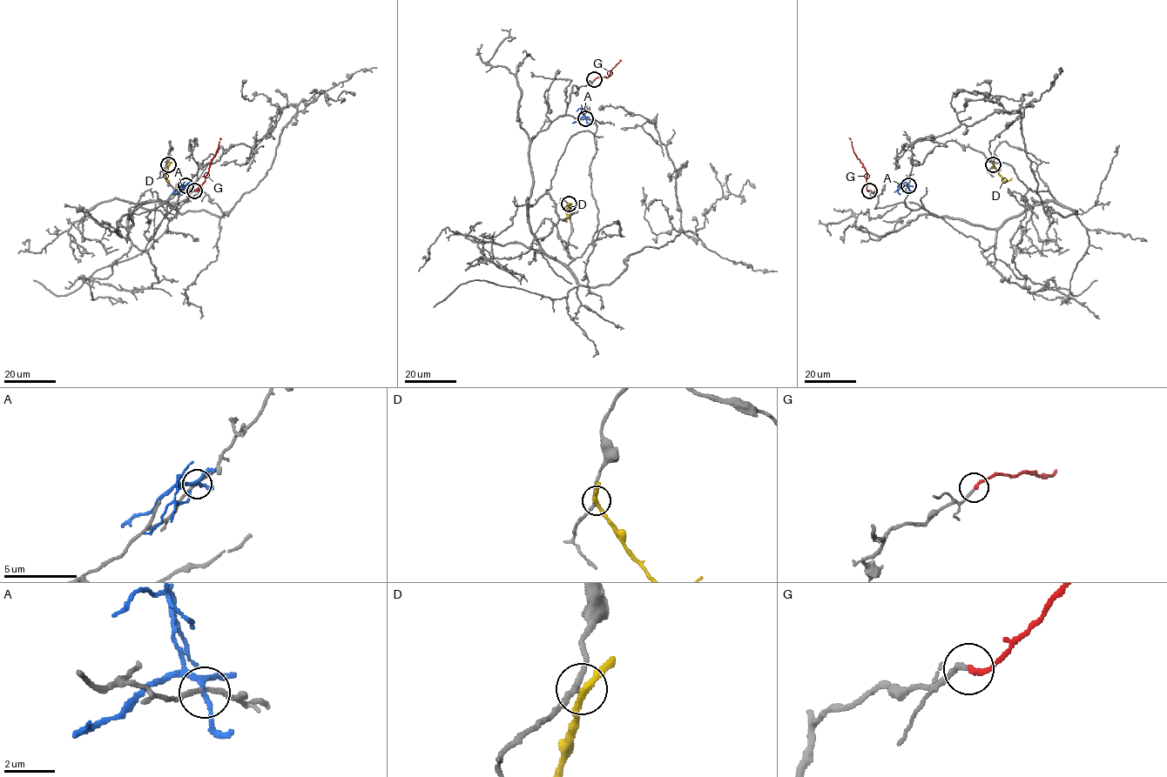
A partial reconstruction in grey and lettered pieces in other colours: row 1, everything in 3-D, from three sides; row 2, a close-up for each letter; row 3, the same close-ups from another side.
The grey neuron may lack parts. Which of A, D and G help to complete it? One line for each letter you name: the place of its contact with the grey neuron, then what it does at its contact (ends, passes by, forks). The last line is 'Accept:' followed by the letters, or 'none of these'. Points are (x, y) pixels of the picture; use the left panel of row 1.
G: (194, 190) | it ends
Accept: G

